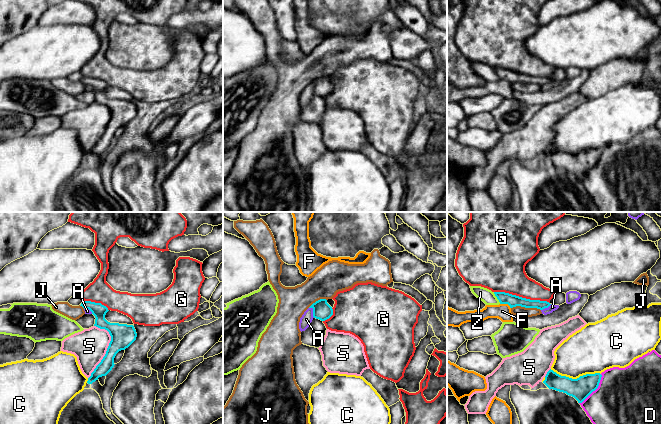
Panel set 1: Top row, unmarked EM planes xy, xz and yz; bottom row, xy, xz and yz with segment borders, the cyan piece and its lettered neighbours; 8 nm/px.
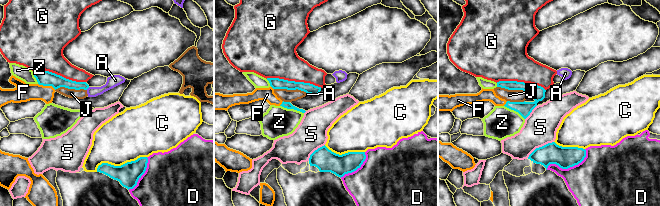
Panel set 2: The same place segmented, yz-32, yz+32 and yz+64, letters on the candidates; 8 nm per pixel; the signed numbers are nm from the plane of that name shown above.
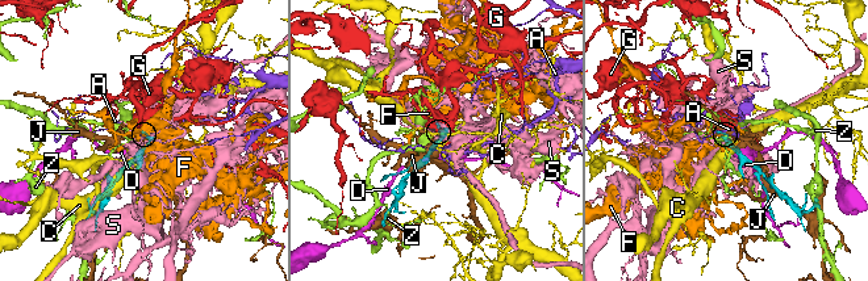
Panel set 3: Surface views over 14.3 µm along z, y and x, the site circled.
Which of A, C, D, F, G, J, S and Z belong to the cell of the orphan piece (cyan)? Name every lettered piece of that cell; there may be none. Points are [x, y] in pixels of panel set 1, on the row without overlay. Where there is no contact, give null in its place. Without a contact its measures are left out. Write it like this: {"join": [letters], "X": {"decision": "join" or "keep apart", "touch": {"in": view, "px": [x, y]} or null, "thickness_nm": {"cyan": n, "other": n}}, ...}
{"join": ["F"], "A": {"decision": "keep apart", "touch": {"in": "xz", "px": [313, 88]}, "thickness_nm": {"cyan": 150, "other": 90}}, "C": {"decision": "keep apart", "touch": {"in": "yz", "px": [575, 155]}, "thickness_nm": {"cyan": 170, "other": 360}}, "D": {"decision": "keep apart", "touch": {"in": "yz", "px": [594, 166]}, "thickness_nm": {"cyan": 170, "other": 480}}, "F": {"decision": "join", "touch": {"in": "yz", "px": [506, 79]}, "thickness_nm": {"cyan": 100, "other": 130}}, "G": {"decision": "keep apart", "touch": {"in": "yz", "px": [521, 73]}, "thickness_nm": {"cyan": 100, "other": 340}}, "J": {"decision": "keep apart", "touch": {"in": "yz", "px": [526, 83]}, "thickness_nm": {"cyan": 100, "other": 80}}, "S": {"decision": "keep apart", "touch": {"in": "xy", "px": [107, 125]}, "thickness_nm": {"cyan": 190, "other": 280}}, "Z": {"decision": "keep apart", "touch": {"in": "yz", "px": [497, 74]}, "thickness_nm": {"cyan": 100, "other": 110}}}

